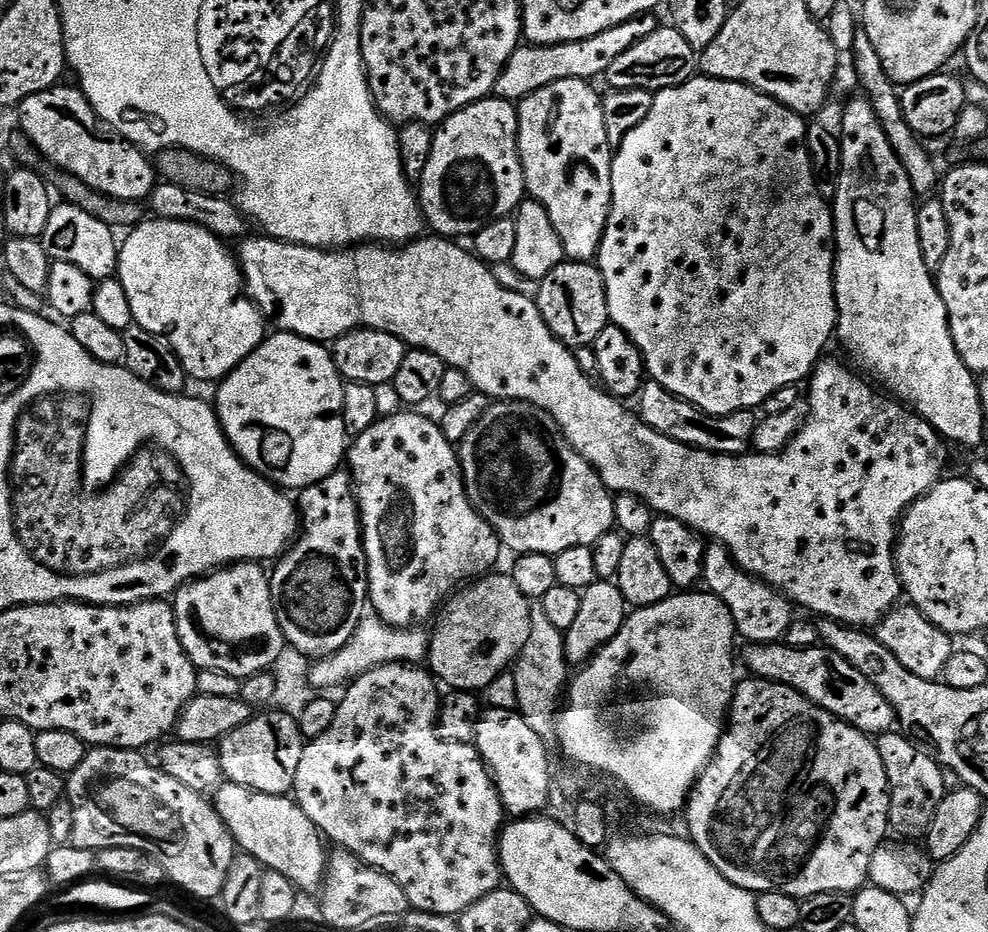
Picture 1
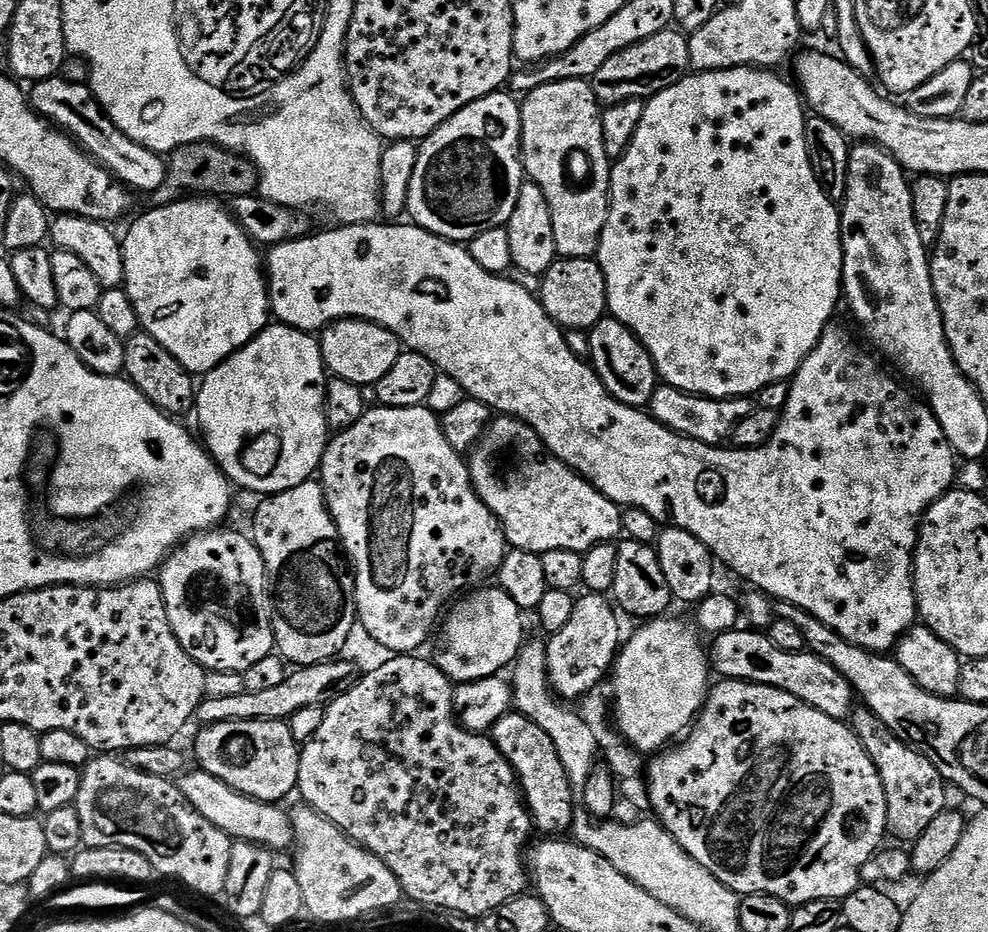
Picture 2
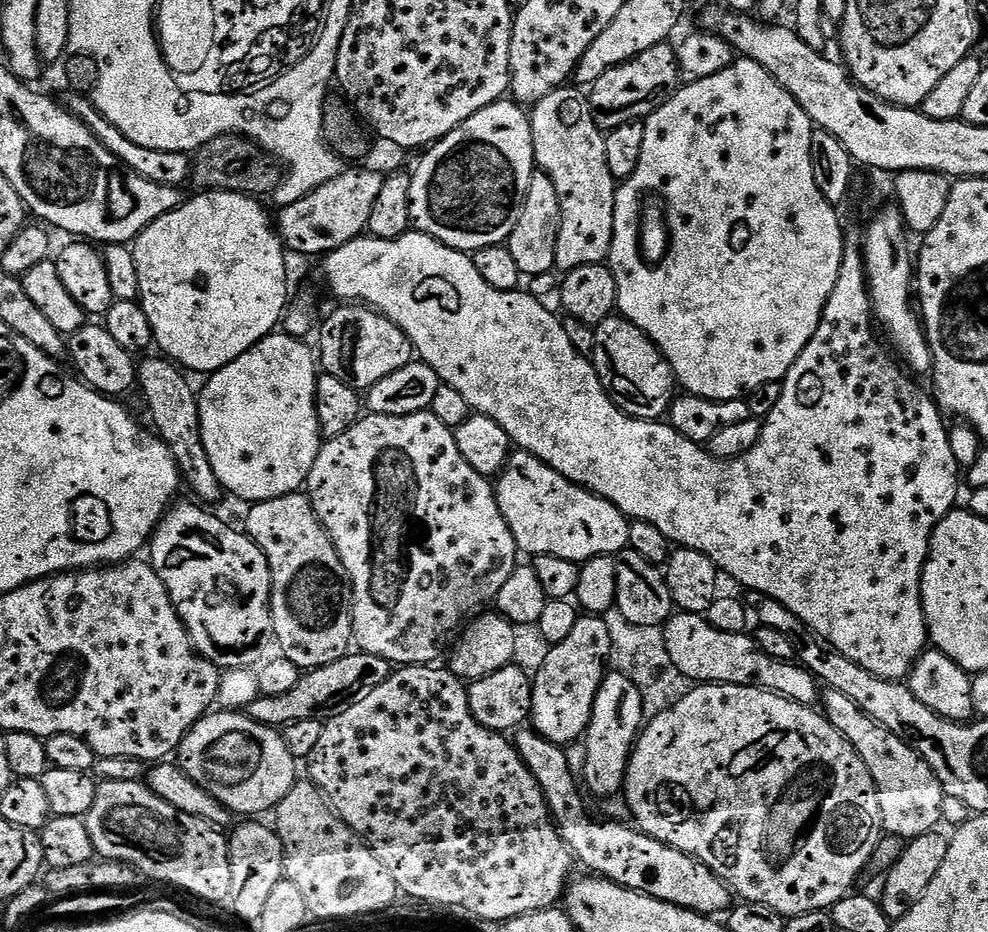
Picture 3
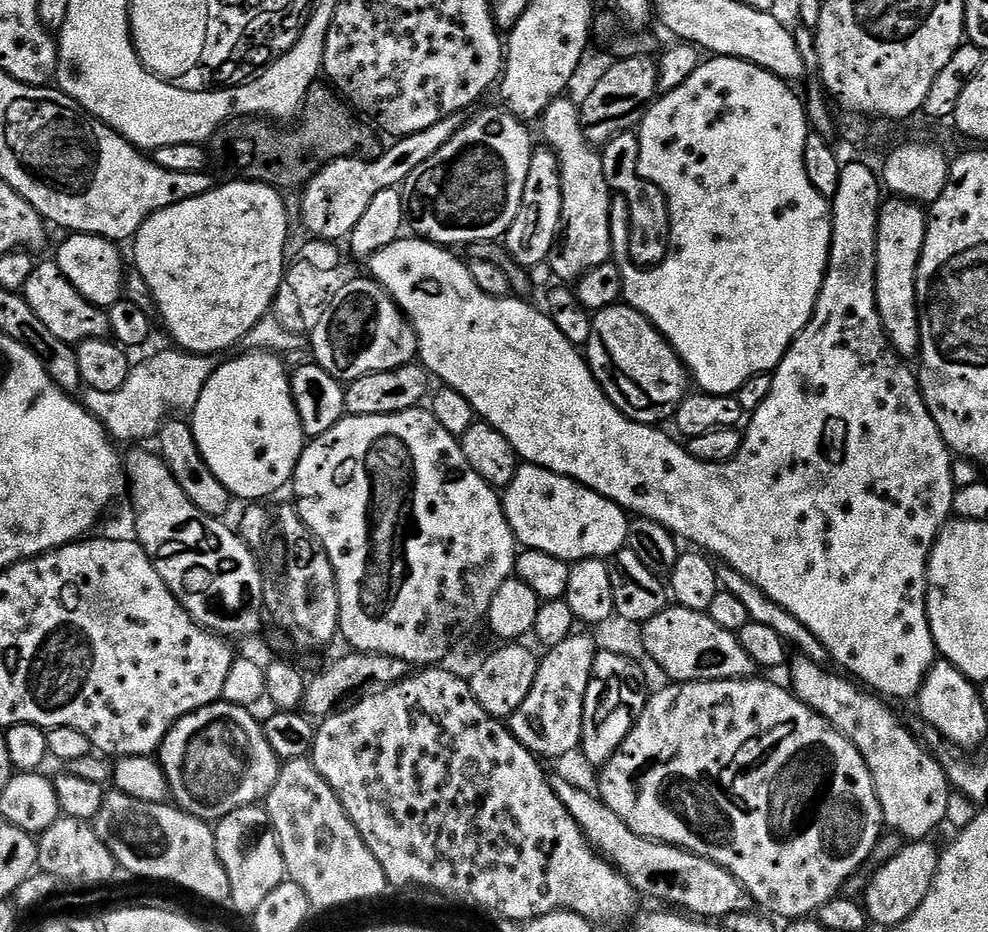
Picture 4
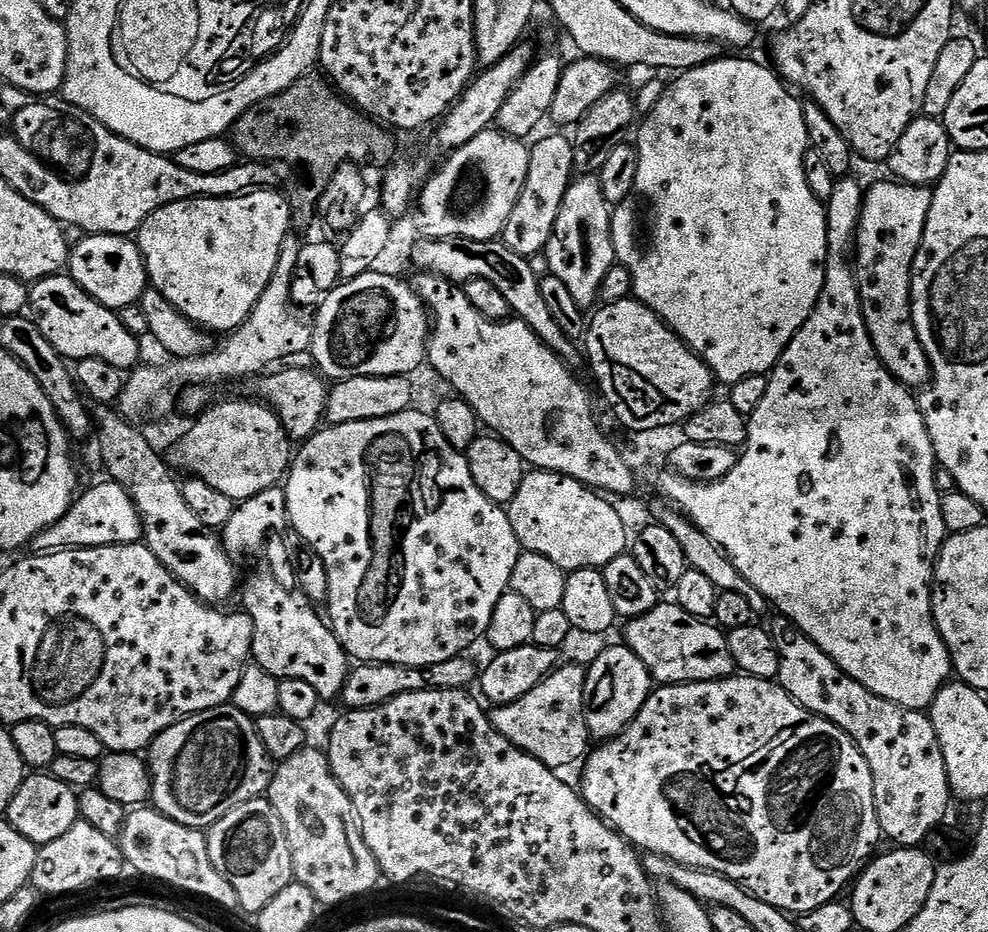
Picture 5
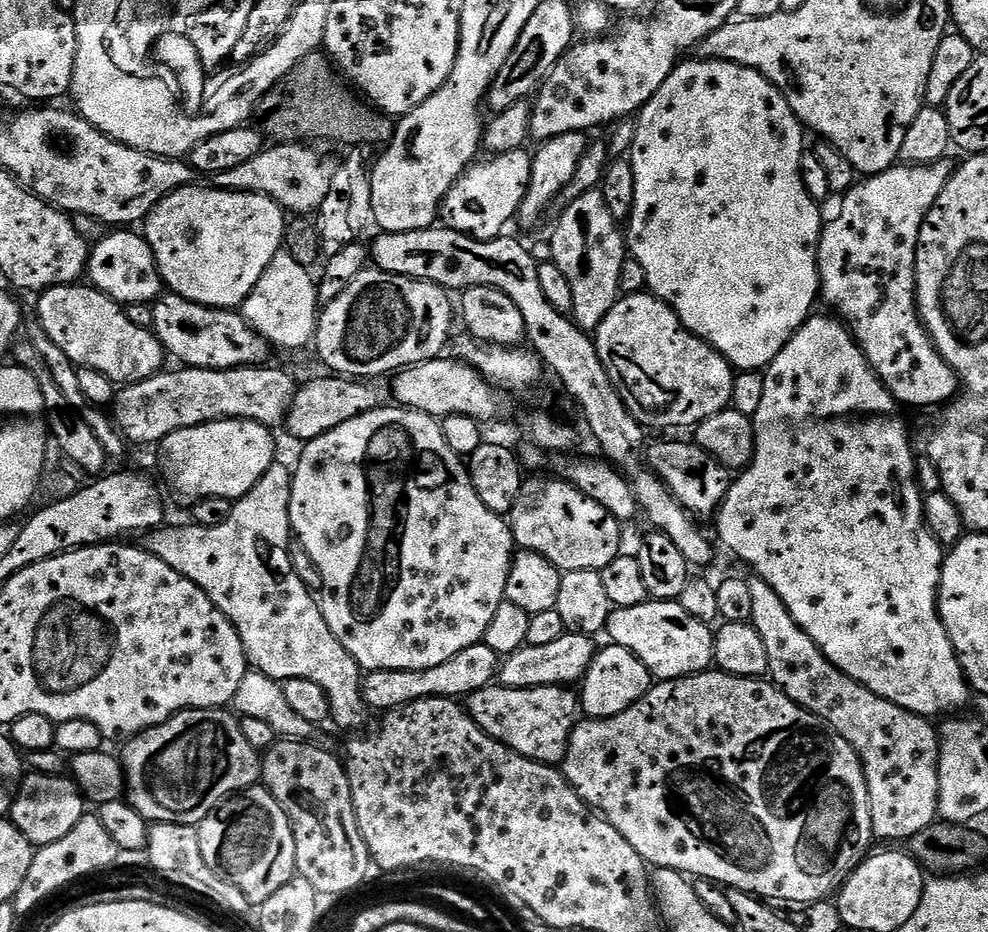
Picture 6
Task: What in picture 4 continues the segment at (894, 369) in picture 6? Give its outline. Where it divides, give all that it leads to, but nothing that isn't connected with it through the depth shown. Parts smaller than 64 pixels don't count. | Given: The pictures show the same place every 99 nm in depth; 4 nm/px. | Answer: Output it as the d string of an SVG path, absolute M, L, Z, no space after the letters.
M892 198L881 207L878 234L876 235L876 309L882 318L884 332L888 343L896 349L897 356L915 357L920 350L920 315L916 305L916 271L922 254L922 246L928 229L928 218L921 205L911 200Z

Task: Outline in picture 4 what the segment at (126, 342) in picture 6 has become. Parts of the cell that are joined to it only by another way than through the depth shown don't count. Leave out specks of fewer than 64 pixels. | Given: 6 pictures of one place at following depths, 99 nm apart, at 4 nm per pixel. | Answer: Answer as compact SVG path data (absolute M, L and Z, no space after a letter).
M41 259L37 263L30 278L26 278L22 295L30 310L38 314L38 322L44 323L46 330L62 342L75 346L87 340L102 340L109 335L107 311L94 307L89 300L82 298L82 294L78 294L78 290L74 290L74 286L70 286L68 279L60 273L55 259Z

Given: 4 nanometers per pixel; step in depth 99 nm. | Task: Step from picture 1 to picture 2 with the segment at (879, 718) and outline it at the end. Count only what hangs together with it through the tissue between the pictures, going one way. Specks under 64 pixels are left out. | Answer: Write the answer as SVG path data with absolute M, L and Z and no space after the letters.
M724 630L719 633L716 645L710 648L710 668L717 677L725 680L741 680L751 684L761 684L794 694L804 704L816 708L835 720L844 720L853 711L854 693L850 685L832 666L805 650L787 652L768 639L760 630Z

